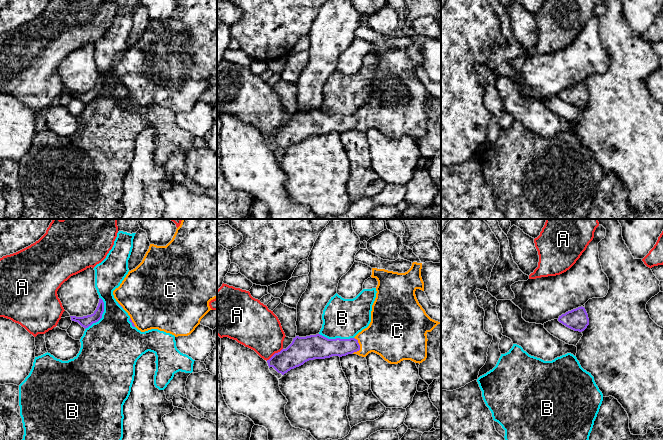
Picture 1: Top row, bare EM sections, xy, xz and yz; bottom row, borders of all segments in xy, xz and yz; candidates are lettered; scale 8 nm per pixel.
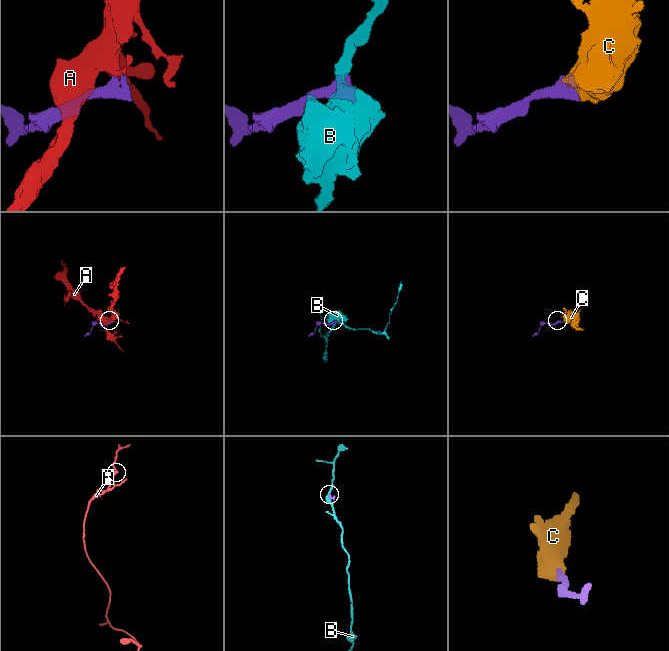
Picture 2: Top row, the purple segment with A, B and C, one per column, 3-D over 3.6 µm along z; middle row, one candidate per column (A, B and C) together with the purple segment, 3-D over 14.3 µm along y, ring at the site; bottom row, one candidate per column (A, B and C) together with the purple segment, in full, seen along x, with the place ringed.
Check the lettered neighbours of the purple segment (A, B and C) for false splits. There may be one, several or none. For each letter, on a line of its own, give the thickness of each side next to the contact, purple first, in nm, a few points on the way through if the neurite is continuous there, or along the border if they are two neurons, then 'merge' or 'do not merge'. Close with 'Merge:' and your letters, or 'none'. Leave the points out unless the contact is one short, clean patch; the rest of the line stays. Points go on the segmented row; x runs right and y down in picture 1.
A: 200 nm thick on the purple side, 360 nm on the other; border along xz (282, 348), (266, 360); do not merge
B: 90 nm thick on the purple side, 440 nm on the other; do not merge
C: 140 nm thick on the purple side, 360 nm on the other; runs through xz (339, 347), (359, 346), (370, 339), (388, 335); merge
Merge: C

